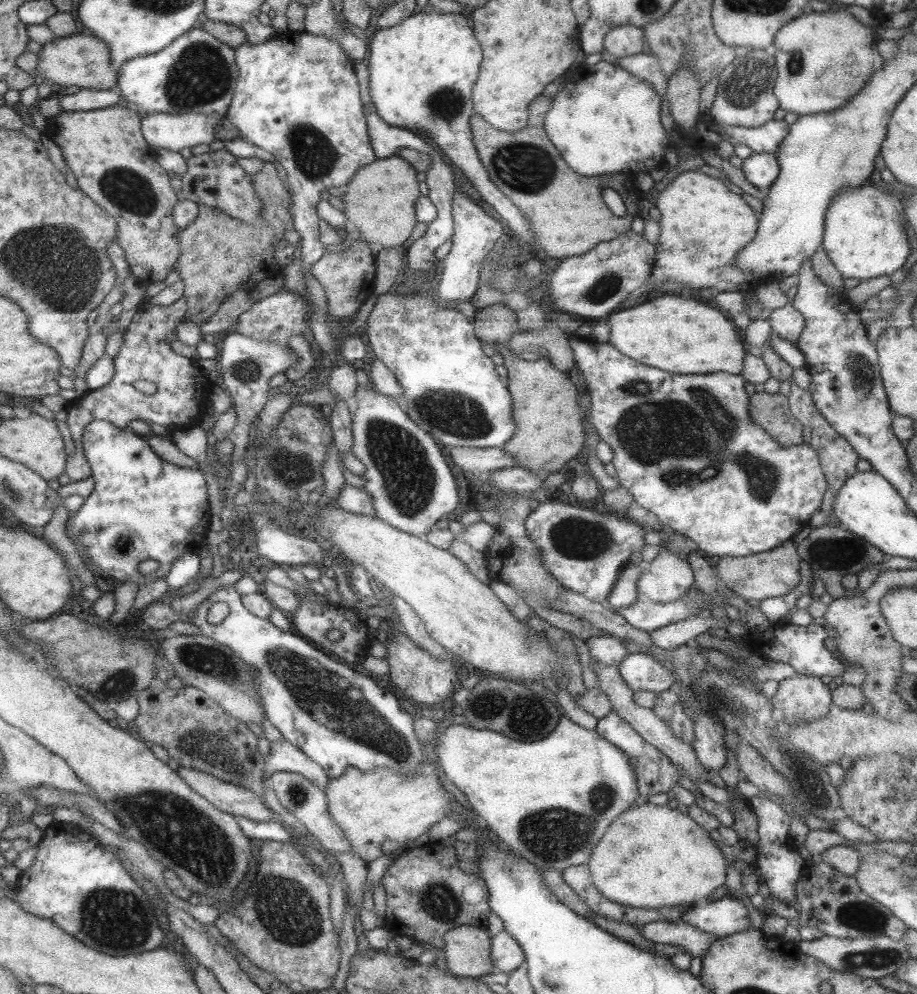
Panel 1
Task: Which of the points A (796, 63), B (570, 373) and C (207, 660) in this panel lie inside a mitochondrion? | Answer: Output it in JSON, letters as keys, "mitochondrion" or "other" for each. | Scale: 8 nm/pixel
{"A":"mitochondrion","B":"other","C":"mitochondrion"}

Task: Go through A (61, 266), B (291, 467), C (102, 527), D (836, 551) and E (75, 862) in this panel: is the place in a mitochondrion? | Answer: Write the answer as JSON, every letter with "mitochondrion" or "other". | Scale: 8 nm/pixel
{"A":"mitochondrion","B":"mitochondrion","C":"other","D":"mitochondrion","E":"other"}

